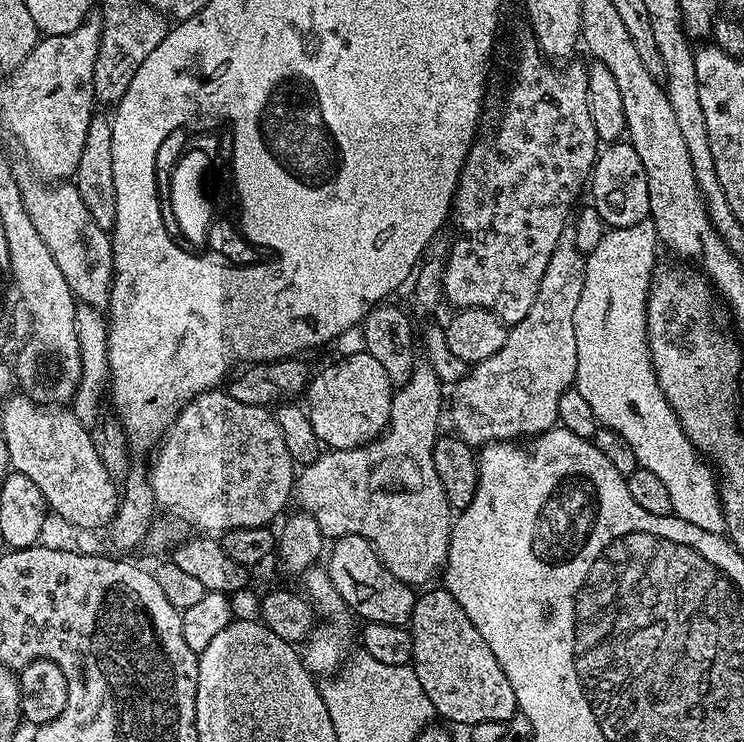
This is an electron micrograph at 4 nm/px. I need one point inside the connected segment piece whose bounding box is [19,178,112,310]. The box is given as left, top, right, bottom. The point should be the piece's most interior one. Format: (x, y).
(83, 250)

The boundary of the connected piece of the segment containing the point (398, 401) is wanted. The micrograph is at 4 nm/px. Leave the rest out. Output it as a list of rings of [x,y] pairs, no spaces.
[[[426,362],[417,363],[416,367],[412,369],[412,373],[410,374],[410,378],[408,381],[402,385],[399,385],[393,391],[392,394],[392,405],[390,406],[390,414],[389,414],[389,422],[388,427],[380,433],[379,436],[376,437],[375,440],[371,440],[366,444],[358,445],[356,448],[352,449],[331,449],[331,450],[324,450],[321,451],[320,457],[314,461],[312,464],[305,464],[303,467],[299,469],[298,475],[295,477],[294,480],[294,500],[303,511],[309,512],[311,516],[318,522],[318,526],[323,530],[325,537],[328,538],[335,538],[337,536],[345,536],[346,534],[358,534],[362,538],[366,538],[369,542],[374,546],[374,550],[377,552],[378,555],[382,558],[382,562],[386,566],[386,570],[390,570],[390,574],[394,574],[394,578],[398,578],[402,582],[406,582],[407,584],[413,586],[419,586],[419,584],[427,585],[429,582],[427,580],[432,580],[435,578],[437,579],[438,573],[443,569],[445,562],[448,560],[448,547],[450,546],[450,538],[452,537],[452,525],[454,523],[454,509],[451,508],[448,504],[448,499],[446,498],[446,490],[442,490],[442,478],[438,478],[438,470],[434,470],[434,454],[432,451],[434,450],[434,446],[436,445],[438,439],[438,433],[441,431],[440,428],[440,403],[446,400],[446,392],[445,389],[442,387],[440,379],[438,378],[438,374],[434,374],[434,370],[432,367],[429,366]]]

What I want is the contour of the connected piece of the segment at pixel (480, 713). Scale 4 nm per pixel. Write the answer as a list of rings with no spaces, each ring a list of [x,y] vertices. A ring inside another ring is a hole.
[[[432,587],[424,590],[429,592],[421,591],[417,595],[410,631],[414,642],[411,666],[418,674],[418,682],[422,682],[422,690],[426,690],[426,698],[430,698],[433,713],[437,717],[445,716],[446,719],[465,726],[491,720],[505,722],[511,720],[517,715],[518,709],[514,686],[510,686],[510,678],[502,674],[502,666],[498,666],[498,658],[494,658],[490,646],[486,646],[482,634],[478,634],[478,630],[474,627],[474,622],[466,618],[466,610],[462,610],[462,606],[454,602],[454,598],[444,587]]]

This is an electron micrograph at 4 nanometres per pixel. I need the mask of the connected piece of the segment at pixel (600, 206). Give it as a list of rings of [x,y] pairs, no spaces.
[[[617,142],[599,149],[590,177],[591,188],[591,207],[598,210],[608,228],[629,228],[634,226],[634,222],[649,219],[650,194],[646,186],[646,170],[642,170],[642,158],[638,158],[631,144]]]

